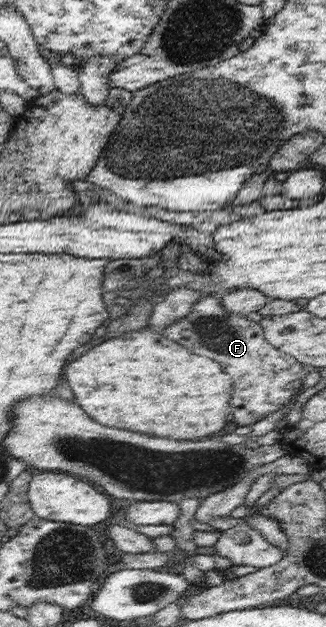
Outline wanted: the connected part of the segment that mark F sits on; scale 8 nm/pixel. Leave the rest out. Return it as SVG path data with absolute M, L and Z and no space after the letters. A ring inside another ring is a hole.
M215 293L200 297L188 316L166 326L162 331L168 339L222 366L233 380L235 389L227 419L241 427L252 427L263 417L290 403L303 390L303 379L308 374L302 368L304 365L295 357L270 345L260 322L252 323L241 313L226 311Z

